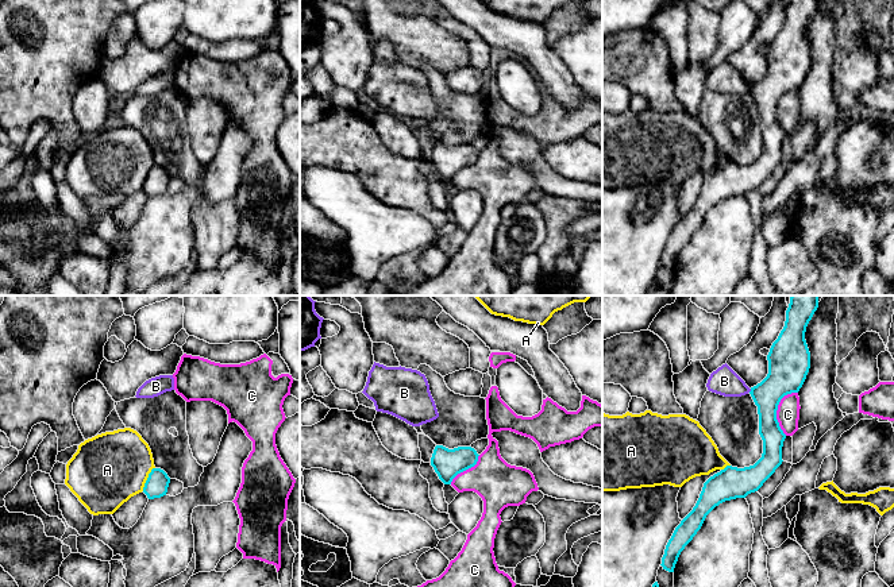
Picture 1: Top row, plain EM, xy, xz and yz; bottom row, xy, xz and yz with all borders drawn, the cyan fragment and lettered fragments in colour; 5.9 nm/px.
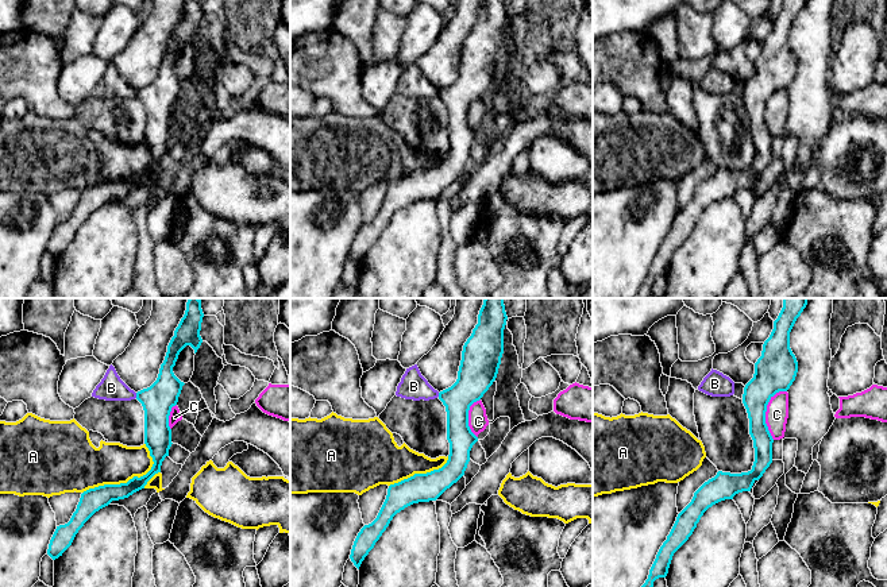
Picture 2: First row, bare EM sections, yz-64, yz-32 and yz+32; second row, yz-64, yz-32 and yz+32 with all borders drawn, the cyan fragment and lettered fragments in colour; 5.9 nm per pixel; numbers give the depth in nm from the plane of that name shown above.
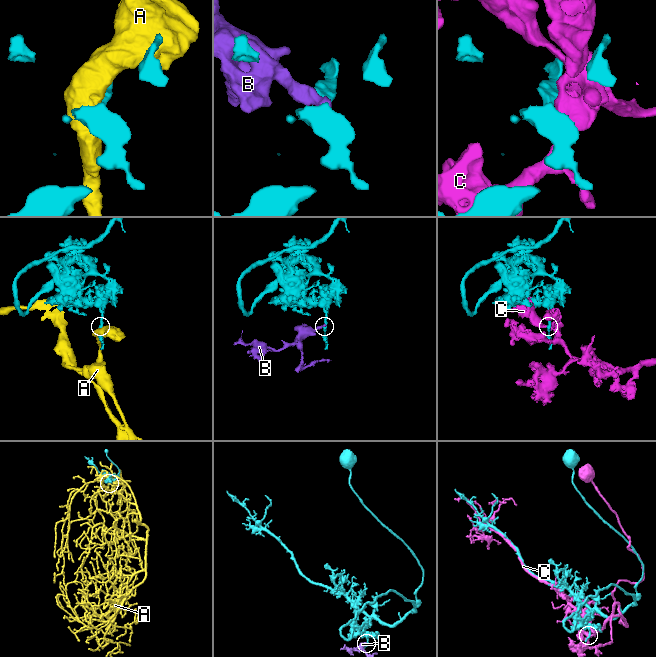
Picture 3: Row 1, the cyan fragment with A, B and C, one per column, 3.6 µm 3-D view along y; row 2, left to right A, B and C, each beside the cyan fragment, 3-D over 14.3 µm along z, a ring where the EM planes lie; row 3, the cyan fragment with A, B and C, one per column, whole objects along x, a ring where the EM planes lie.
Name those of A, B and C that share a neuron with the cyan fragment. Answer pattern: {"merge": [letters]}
{"merge": []}

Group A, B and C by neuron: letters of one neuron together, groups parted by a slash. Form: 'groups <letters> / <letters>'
groups A / B / C

